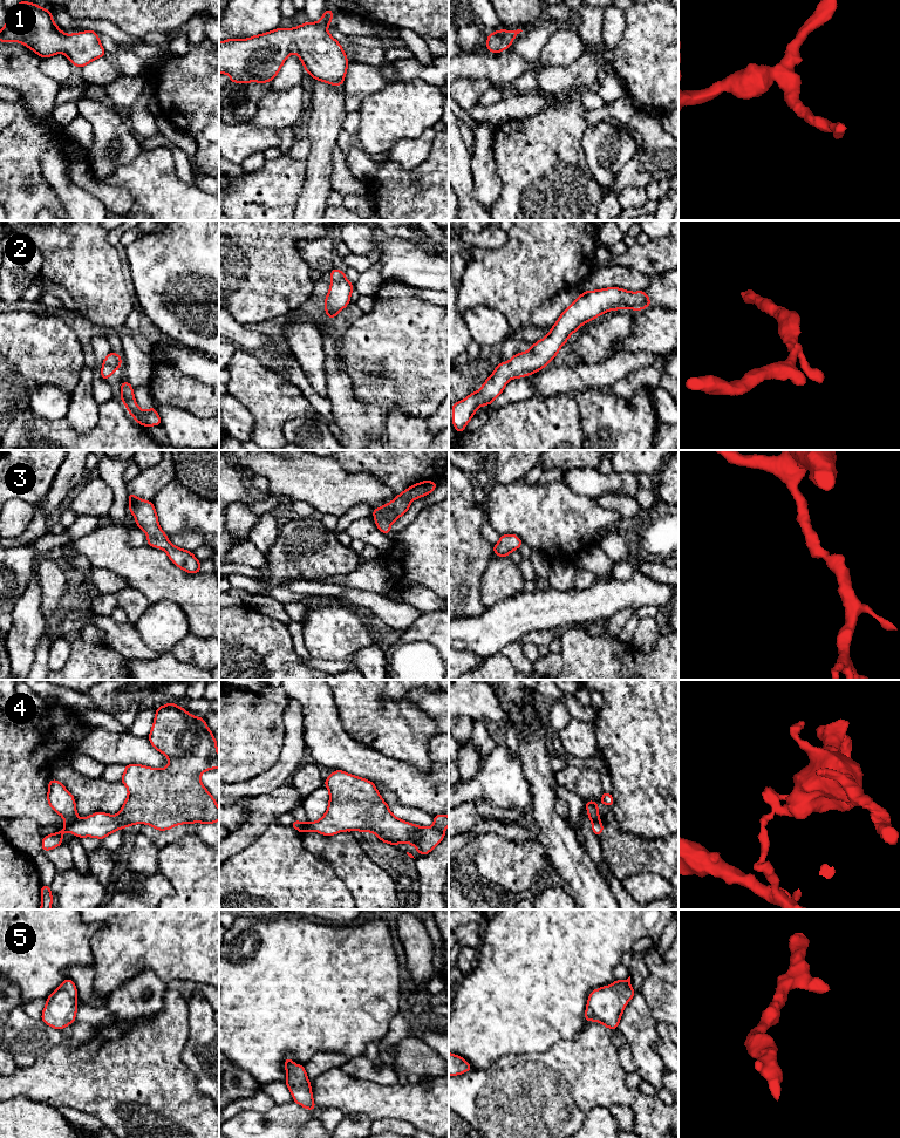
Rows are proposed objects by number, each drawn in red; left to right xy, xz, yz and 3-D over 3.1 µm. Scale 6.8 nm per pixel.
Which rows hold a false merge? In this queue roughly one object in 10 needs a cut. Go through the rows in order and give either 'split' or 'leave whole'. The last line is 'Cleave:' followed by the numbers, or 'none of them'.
1: leave whole
2: leave whole
3: leave whole
4: split
5: leave whole
Cleave: 4

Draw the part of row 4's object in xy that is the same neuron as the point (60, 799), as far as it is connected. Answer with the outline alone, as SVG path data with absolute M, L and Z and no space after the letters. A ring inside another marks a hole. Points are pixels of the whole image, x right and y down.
M50 779L48 783L47 800L49 806L60 816L63 817L64 827L60 832L47 834L42 838L42 851L53 850L62 845L63 833L67 827L79 819L76 812L76 804L74 796L63 786L63 784L56 779Z

